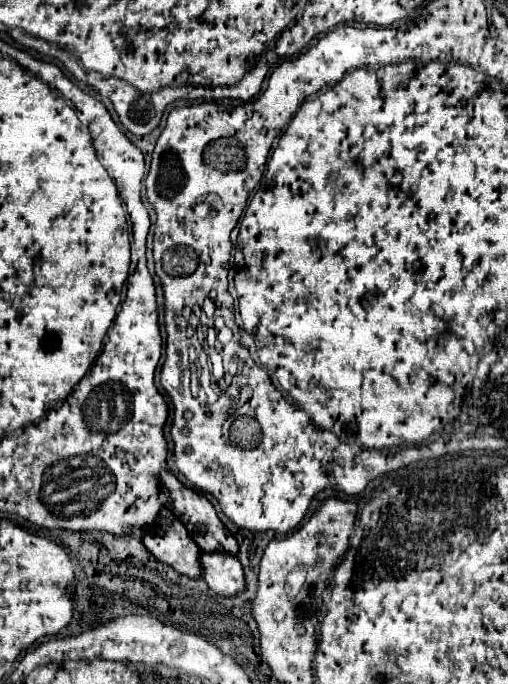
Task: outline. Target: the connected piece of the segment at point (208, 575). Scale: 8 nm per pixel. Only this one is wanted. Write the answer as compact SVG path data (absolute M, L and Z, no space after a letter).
M201 551L201 577L219 595L233 597L245 591L245 579L241 563L235 555L225 551Z

